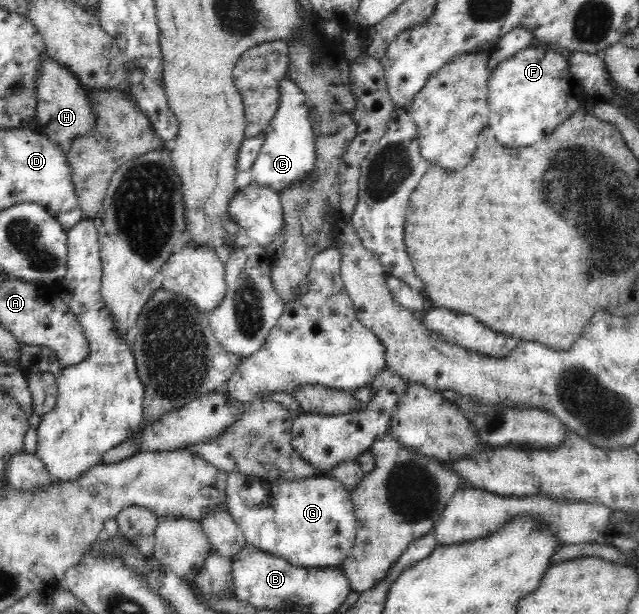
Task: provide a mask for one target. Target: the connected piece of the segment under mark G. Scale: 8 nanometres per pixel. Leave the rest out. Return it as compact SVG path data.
M238 472L227 475L226 506L247 543L304 568L340 568L353 549L355 507L351 493L329 475L266 482Z

